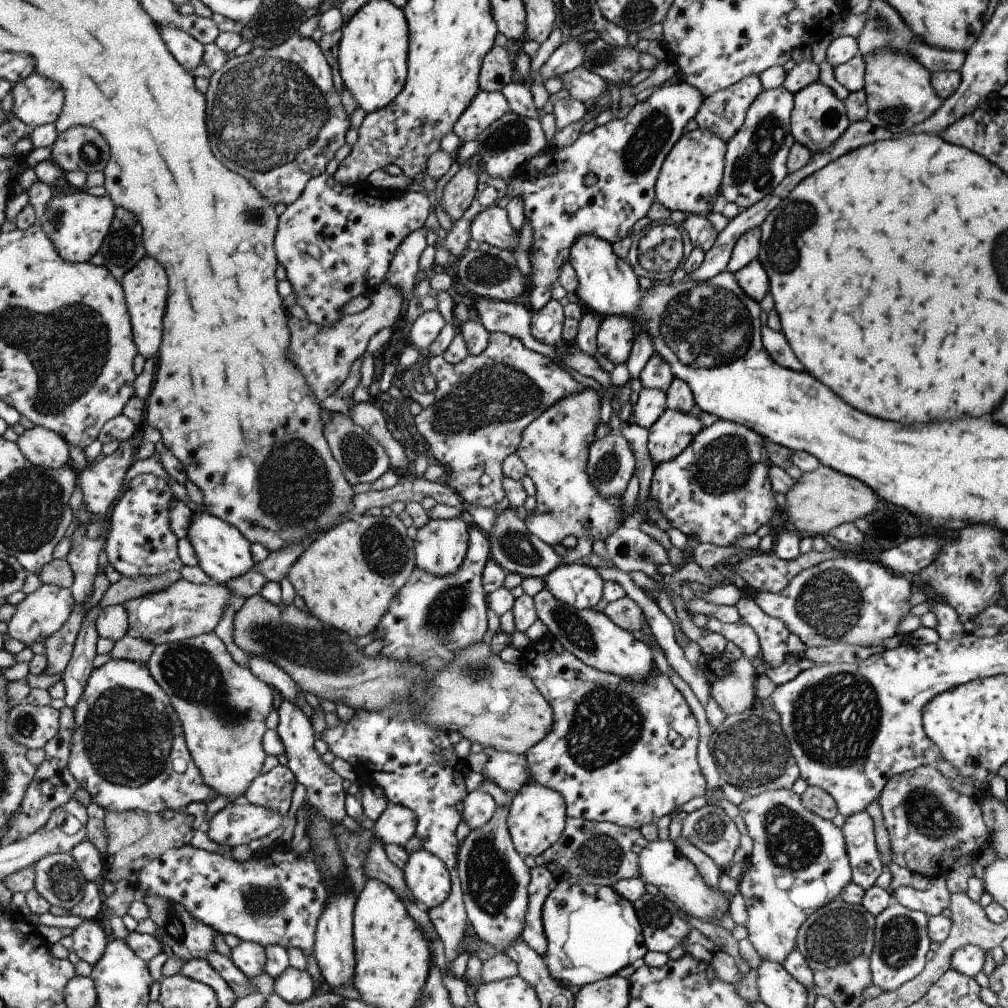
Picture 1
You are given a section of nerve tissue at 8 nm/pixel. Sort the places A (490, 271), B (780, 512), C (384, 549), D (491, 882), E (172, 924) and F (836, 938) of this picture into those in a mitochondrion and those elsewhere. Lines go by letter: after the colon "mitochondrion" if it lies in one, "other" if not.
A: mitochondrion
B: other
C: mitochondrion
D: mitochondrion
E: mitochondrion
F: mitochondrion

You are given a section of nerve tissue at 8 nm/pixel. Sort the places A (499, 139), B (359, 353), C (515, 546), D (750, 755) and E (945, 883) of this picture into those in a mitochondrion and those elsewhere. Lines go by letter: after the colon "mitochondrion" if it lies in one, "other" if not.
A: mitochondrion
B: other
C: mitochondrion
D: mitochondrion
E: other

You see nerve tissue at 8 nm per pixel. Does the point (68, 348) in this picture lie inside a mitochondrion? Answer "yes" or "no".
yes

